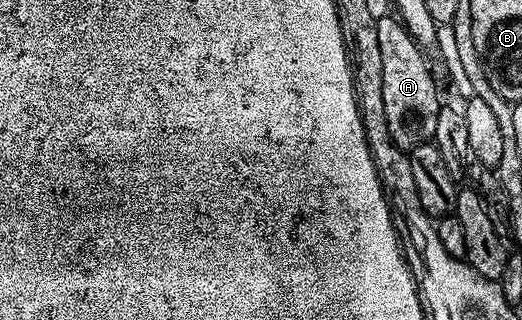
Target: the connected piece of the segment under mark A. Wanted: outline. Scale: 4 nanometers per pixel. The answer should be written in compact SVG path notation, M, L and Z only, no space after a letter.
M379 17L376 37L384 64L384 116L388 116L388 131L391 132L391 140L402 151L409 152L433 139L440 109L438 86L422 55L425 54L423 47L419 46L397 17Z

